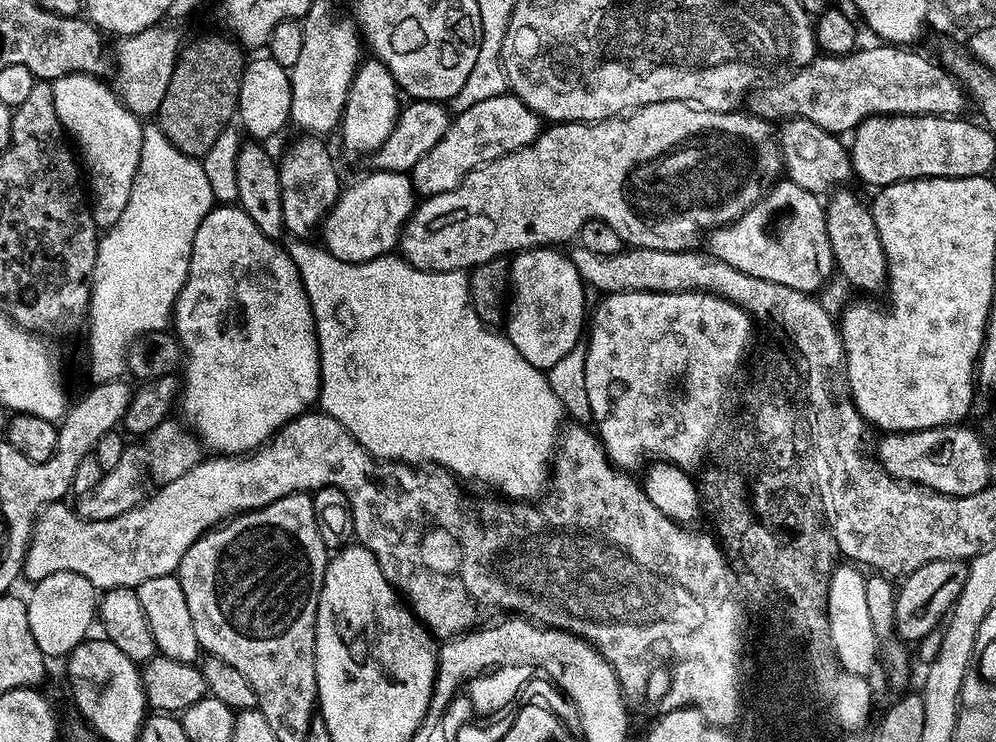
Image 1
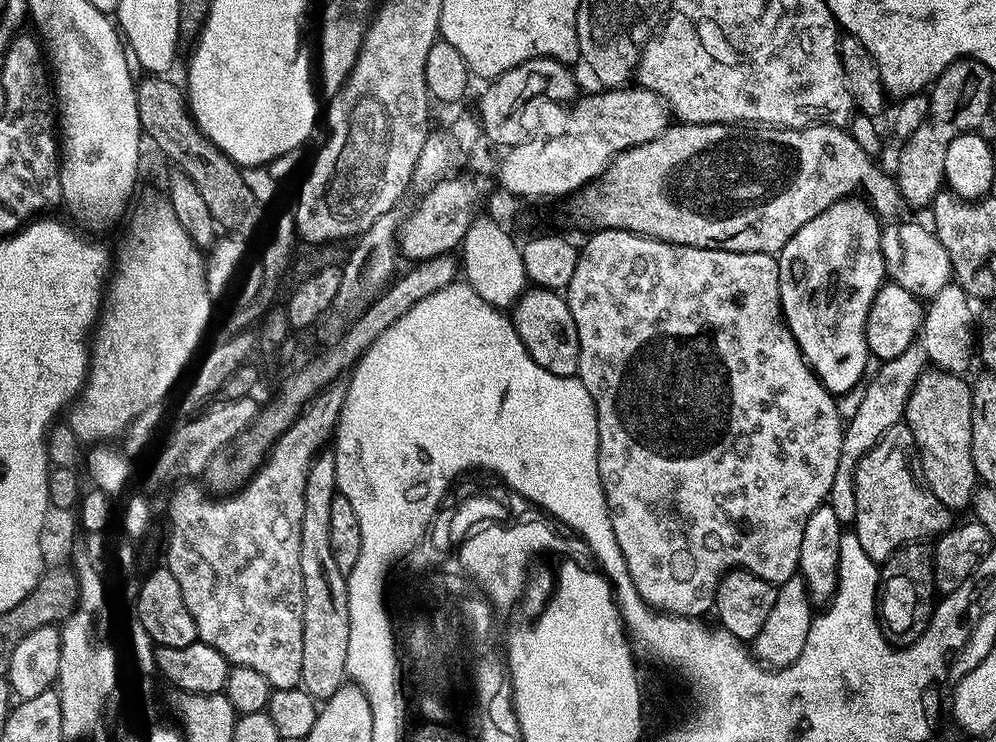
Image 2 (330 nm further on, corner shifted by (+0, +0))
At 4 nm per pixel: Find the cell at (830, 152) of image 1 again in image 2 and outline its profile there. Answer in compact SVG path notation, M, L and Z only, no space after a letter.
M900 222L885 223L880 229L880 245L887 279L902 286L902 290L910 290L910 294L931 298L953 279L950 258L931 227L896 223Z

